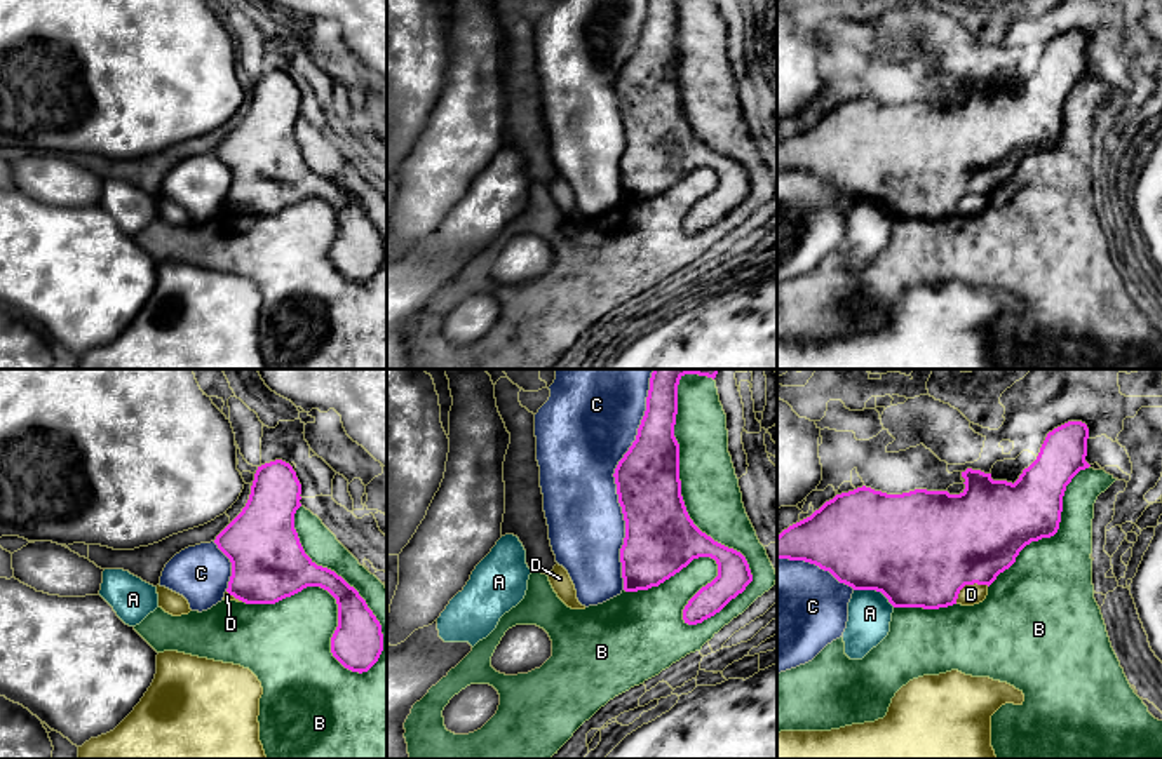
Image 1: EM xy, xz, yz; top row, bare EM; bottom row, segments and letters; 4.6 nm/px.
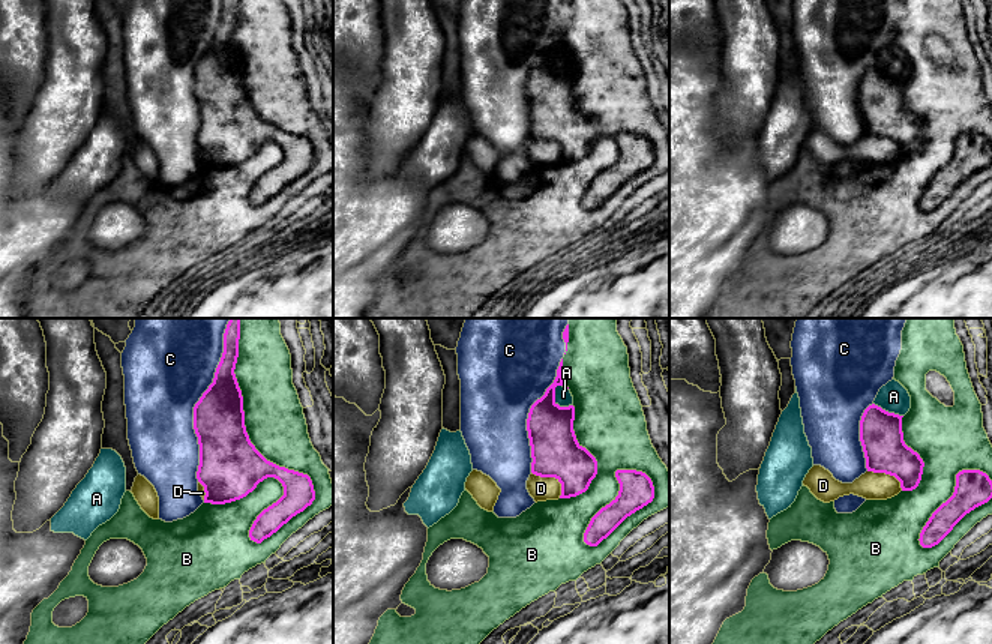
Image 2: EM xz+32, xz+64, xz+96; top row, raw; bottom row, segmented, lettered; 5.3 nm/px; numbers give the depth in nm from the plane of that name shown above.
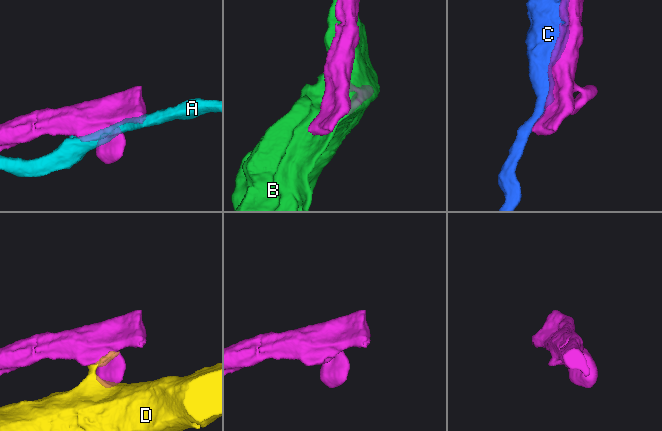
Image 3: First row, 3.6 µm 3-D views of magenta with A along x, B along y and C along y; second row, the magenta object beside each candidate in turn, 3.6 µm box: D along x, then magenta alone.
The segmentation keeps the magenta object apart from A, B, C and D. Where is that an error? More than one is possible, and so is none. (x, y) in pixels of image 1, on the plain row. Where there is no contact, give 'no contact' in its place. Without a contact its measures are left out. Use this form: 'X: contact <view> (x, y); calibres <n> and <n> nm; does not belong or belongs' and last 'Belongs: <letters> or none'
A: contact yz (875, 199); calibres 500 and 200 nm; does not belong
B: contact xz (692, 133); calibres 340 and 260 nm; does not belong
C: contact xz (617, 100); calibres 300 and 380 nm; does not belong
D: contact yz (967, 194); calibres 500 and 100 nm; does not belong
Belongs: none

